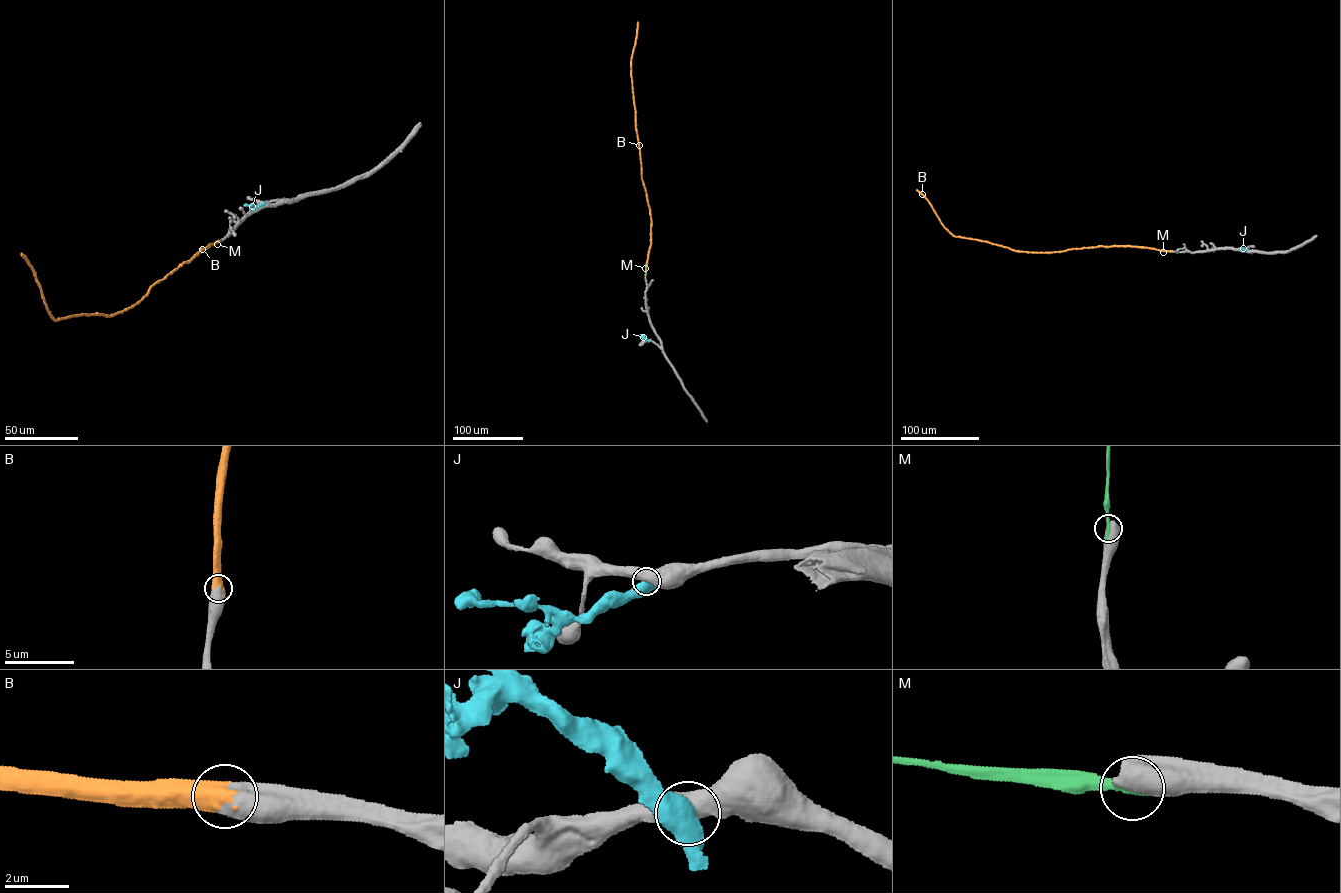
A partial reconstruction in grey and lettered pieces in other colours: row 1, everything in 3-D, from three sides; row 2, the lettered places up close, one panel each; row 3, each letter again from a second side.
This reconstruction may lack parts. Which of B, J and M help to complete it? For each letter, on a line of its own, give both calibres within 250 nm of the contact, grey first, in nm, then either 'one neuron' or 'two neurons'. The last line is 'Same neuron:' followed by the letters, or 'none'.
B: 700 nm thick on the grey side, 650 nm on the other; one neuron
J: 650 nm thick on the grey side, 600 nm on the other; two neurons
M: 750 nm thick on the grey side, 280 nm on the other; two neurons
Same neuron: B

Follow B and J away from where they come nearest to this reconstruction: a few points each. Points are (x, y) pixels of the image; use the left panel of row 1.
B: (218, 241), (150, 287), (126, 309), (109, 316), (84, 314), (55, 320), (35, 273), (21, 253)
J: (264, 203), (257, 206), (246, 204)

